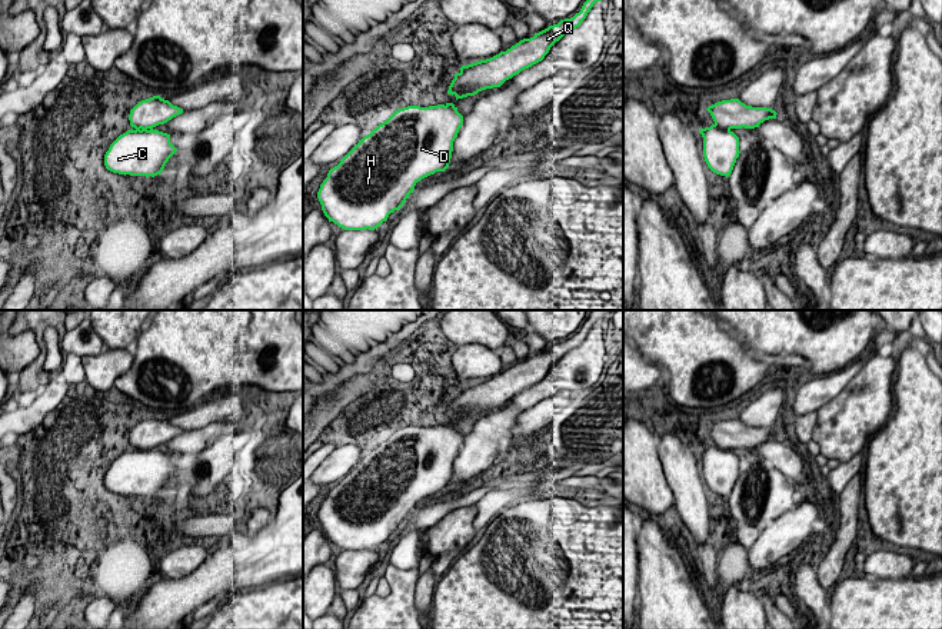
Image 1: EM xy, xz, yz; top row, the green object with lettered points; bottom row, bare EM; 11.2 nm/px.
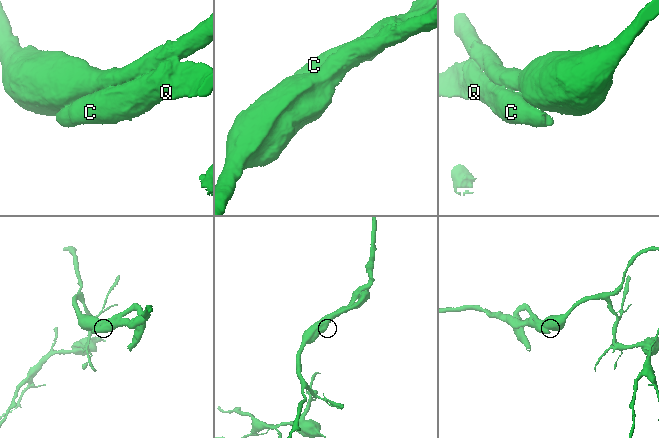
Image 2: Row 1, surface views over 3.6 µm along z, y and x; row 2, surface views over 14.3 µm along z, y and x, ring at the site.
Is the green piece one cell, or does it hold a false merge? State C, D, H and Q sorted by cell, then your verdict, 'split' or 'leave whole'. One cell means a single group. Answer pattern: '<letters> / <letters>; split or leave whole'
C D H Q; leave whole

